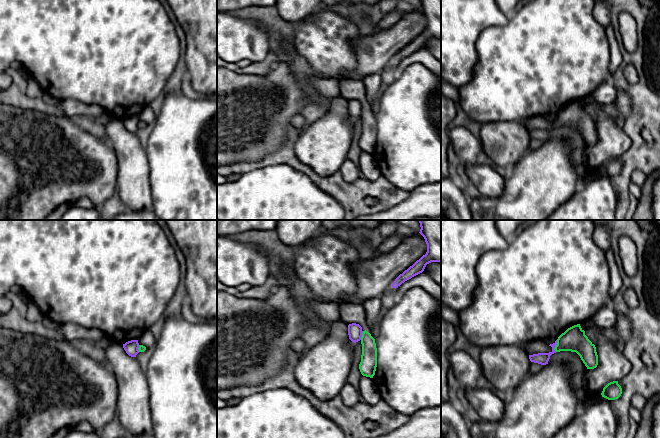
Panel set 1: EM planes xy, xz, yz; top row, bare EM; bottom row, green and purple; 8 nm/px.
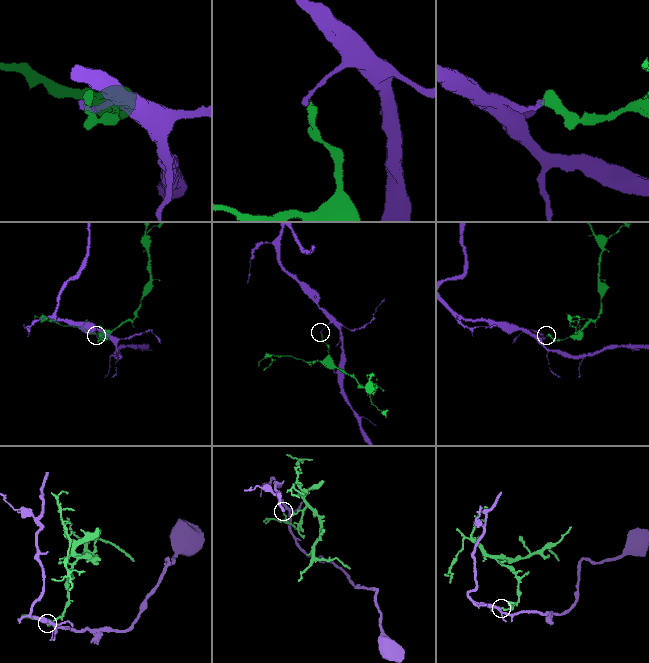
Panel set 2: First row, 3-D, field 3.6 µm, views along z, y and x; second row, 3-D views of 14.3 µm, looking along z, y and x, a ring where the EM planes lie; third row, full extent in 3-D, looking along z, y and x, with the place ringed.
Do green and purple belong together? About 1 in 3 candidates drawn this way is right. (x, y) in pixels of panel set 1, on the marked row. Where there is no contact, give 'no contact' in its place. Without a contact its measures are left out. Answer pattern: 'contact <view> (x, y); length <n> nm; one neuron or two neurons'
contact yz (555, 346); length 100 nm; two neurons

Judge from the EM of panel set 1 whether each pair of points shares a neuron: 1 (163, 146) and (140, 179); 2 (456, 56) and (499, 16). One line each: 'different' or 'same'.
1: different
2: same

